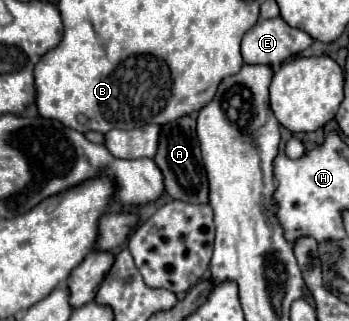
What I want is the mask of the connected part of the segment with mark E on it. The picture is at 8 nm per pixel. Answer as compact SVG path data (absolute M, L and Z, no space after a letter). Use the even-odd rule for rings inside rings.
M280 17L258 21L242 37L242 57L250 65L280 67L282 61L294 57L312 45L312 37L300 29L292 29Z

